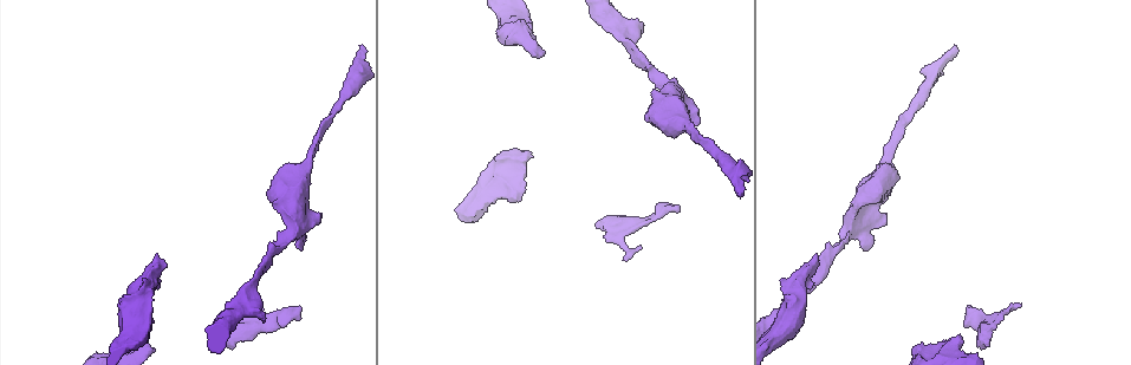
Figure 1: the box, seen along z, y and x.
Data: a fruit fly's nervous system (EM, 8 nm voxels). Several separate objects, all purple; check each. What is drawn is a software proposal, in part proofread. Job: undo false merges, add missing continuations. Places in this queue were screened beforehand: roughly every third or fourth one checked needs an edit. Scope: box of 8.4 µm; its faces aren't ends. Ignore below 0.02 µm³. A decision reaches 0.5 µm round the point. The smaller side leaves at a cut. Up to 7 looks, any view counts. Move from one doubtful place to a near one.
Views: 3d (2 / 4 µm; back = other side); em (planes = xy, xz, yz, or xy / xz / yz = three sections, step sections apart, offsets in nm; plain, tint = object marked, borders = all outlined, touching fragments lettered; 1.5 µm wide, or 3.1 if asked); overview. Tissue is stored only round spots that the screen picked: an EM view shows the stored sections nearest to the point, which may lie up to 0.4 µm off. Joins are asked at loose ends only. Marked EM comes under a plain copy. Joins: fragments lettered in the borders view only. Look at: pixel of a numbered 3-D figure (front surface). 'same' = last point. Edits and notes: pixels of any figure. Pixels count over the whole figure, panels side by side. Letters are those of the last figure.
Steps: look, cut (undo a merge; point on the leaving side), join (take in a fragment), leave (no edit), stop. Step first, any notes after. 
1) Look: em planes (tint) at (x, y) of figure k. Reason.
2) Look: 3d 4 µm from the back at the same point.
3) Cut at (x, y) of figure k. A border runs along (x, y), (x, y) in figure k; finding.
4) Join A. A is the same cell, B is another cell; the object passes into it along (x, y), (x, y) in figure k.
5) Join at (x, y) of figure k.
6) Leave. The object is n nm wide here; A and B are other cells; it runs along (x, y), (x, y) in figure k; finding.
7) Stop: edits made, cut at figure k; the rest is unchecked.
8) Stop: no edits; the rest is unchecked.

Look: 3d 4 µm at (718, 159) of figure 1. Thick turns thin.

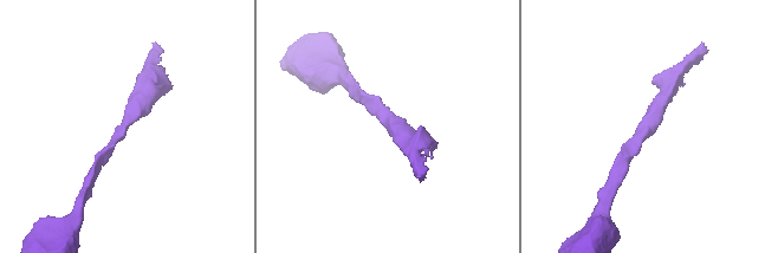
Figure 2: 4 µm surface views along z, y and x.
Look: em xy step 8 (tint) at (649, 123) of figure 2.

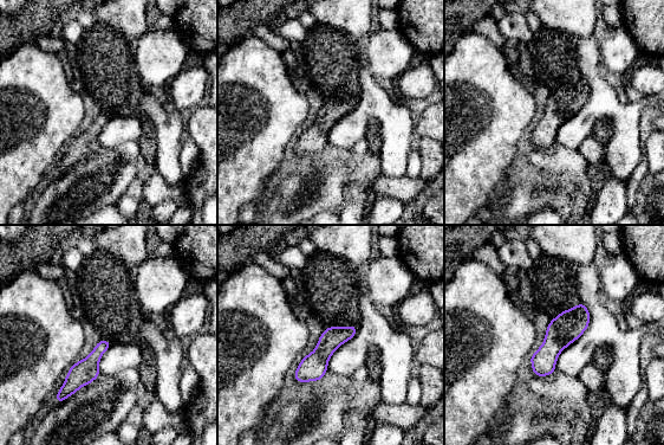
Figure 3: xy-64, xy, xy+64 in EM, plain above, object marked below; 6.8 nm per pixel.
Look: em planes (borders) at the same point.

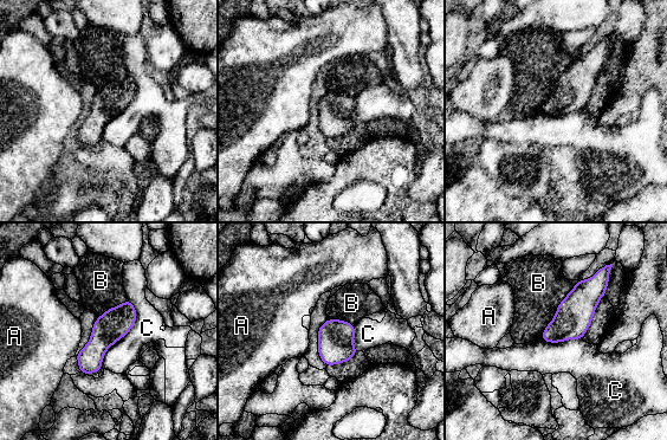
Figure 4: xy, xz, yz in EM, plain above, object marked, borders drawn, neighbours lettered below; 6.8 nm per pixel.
Leave. The object is 190 nm wide here; A, B and C are other cells; a border runs along (128, 298), (136, 321), (101, 367) in figure 4; continuous, no second cell.

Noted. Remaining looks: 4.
Look: em planes (tint) at (297, 231) of figure 1. Two arms in line, one across.

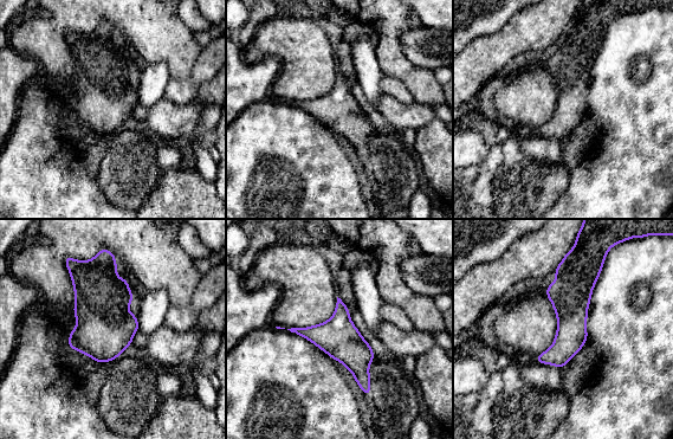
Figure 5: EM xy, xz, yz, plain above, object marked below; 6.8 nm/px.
Look: em planes (borders) at the same point. What lies round it.

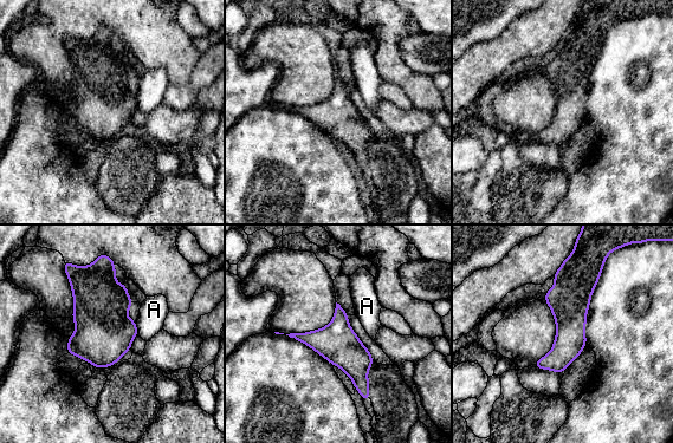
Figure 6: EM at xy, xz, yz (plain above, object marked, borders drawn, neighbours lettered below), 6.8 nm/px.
Leave. A is another cell; a border runs along (135, 321), (137, 334) in figure 6; one cell here.

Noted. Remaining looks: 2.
Stop: no edits; the rest is unchecked.

